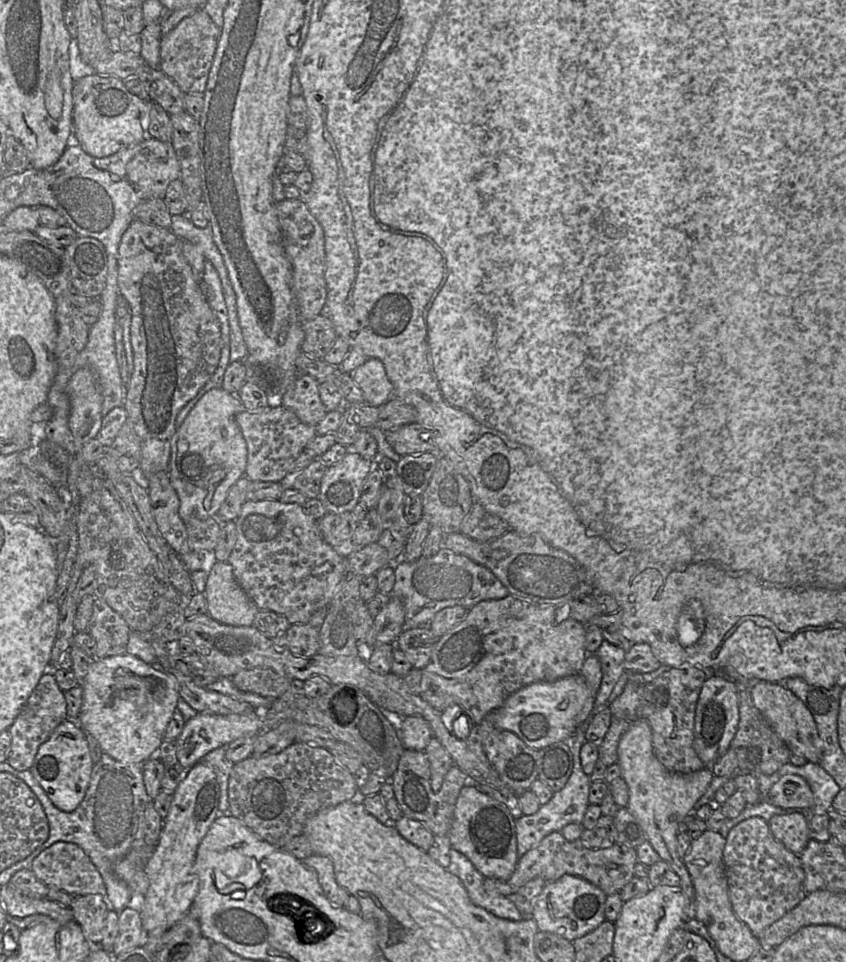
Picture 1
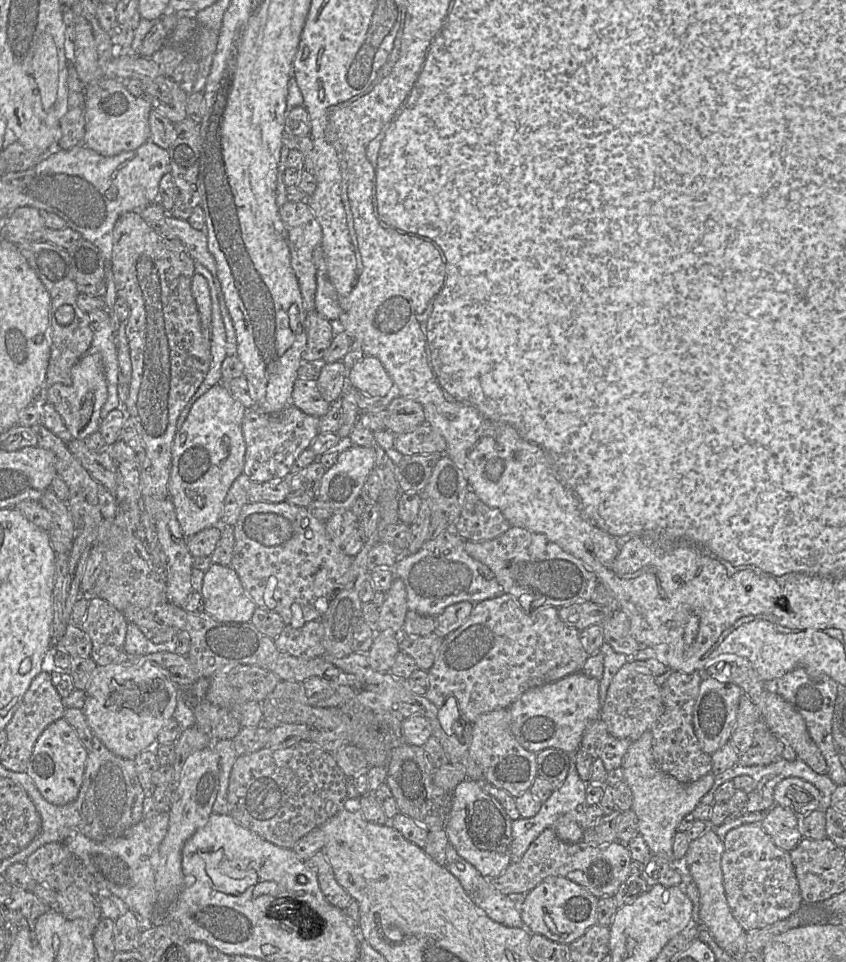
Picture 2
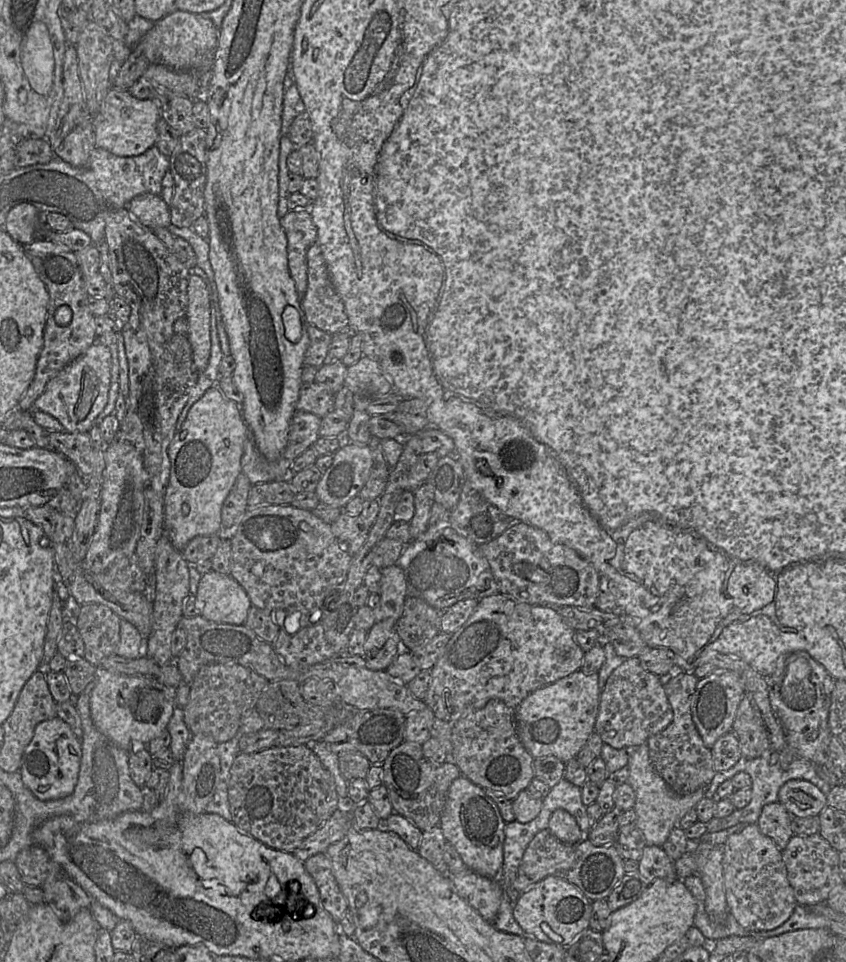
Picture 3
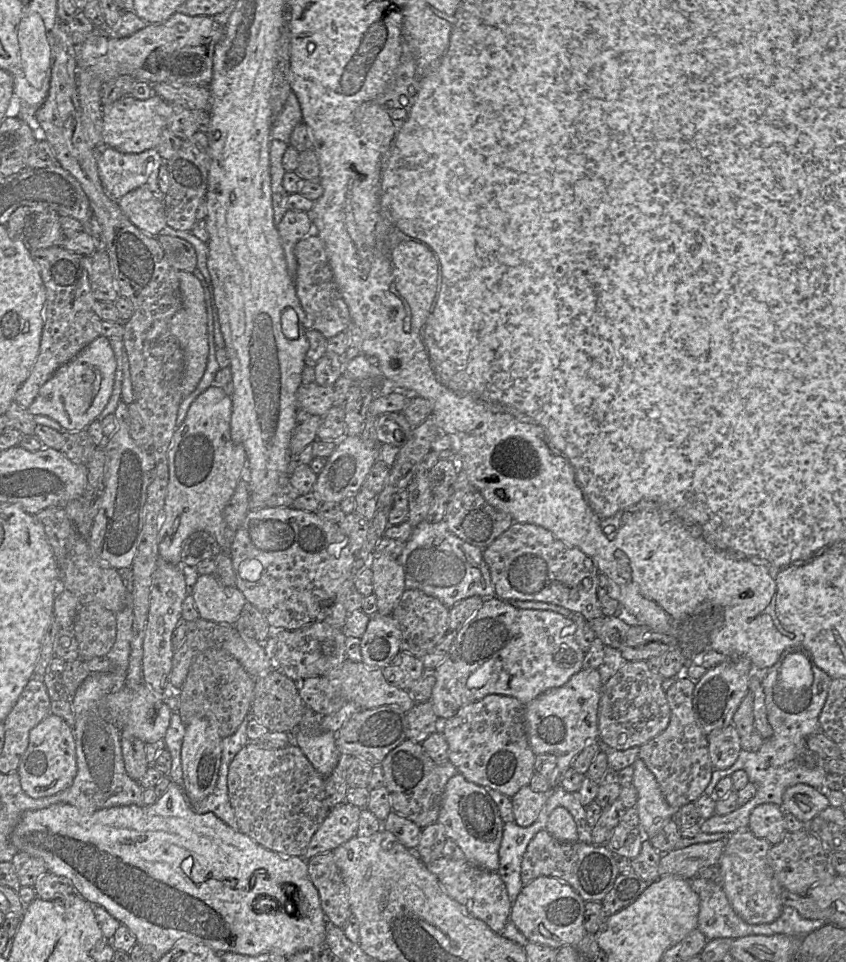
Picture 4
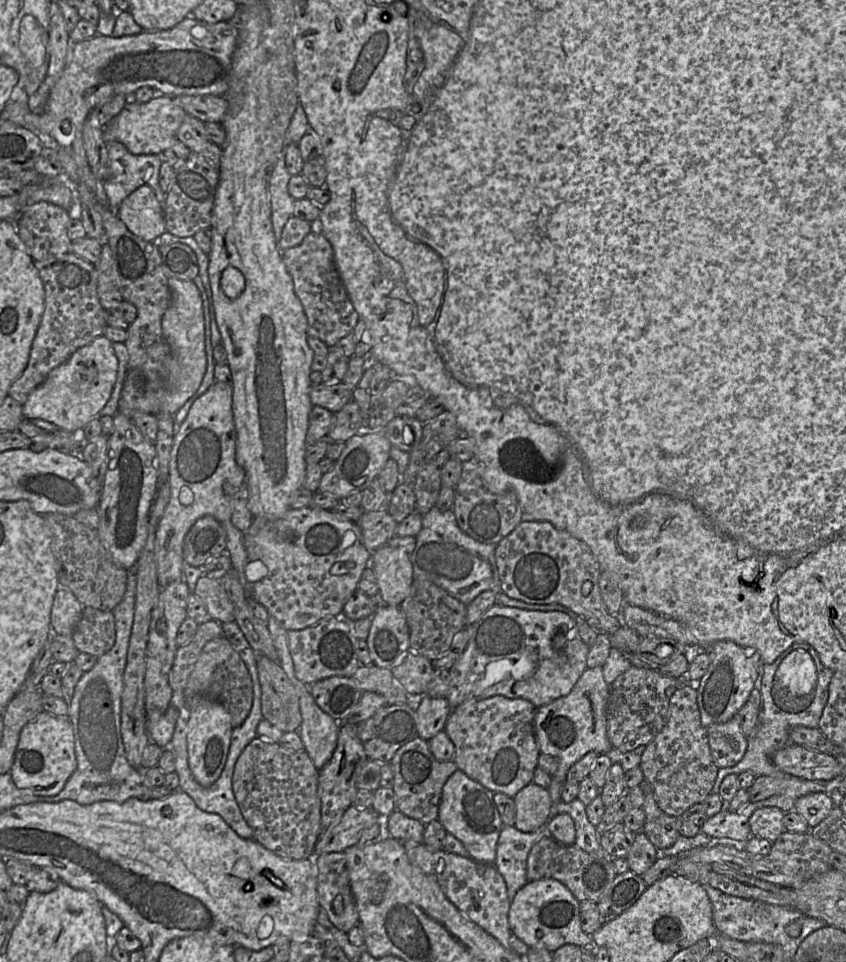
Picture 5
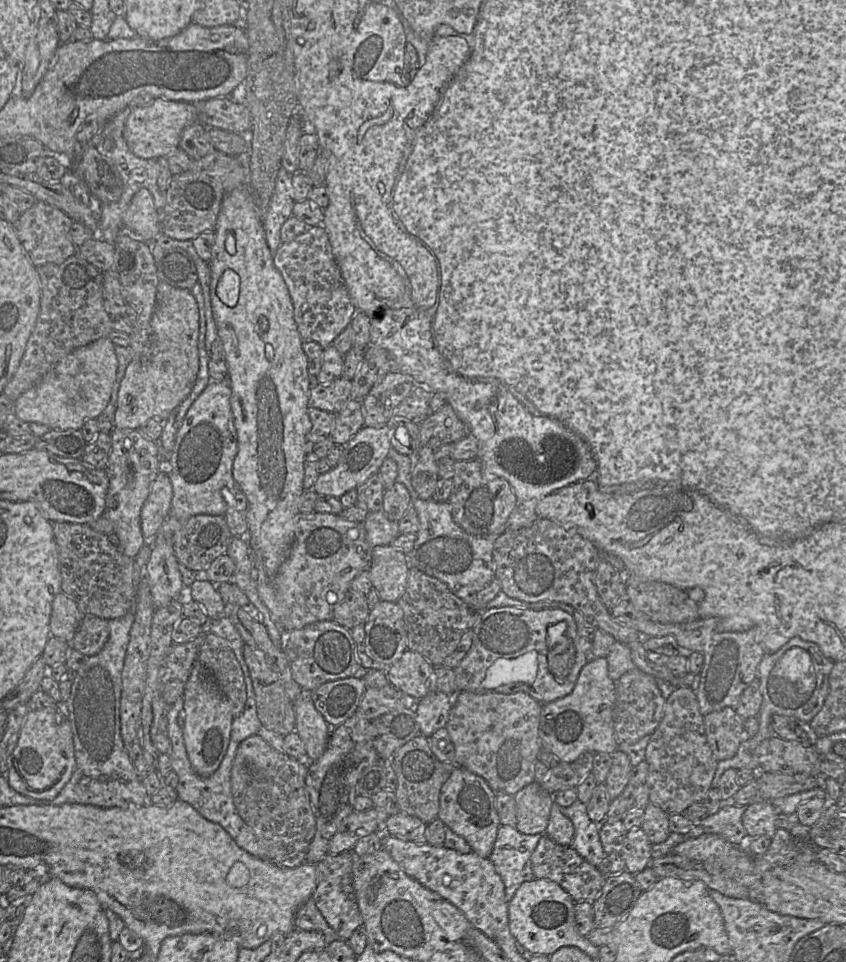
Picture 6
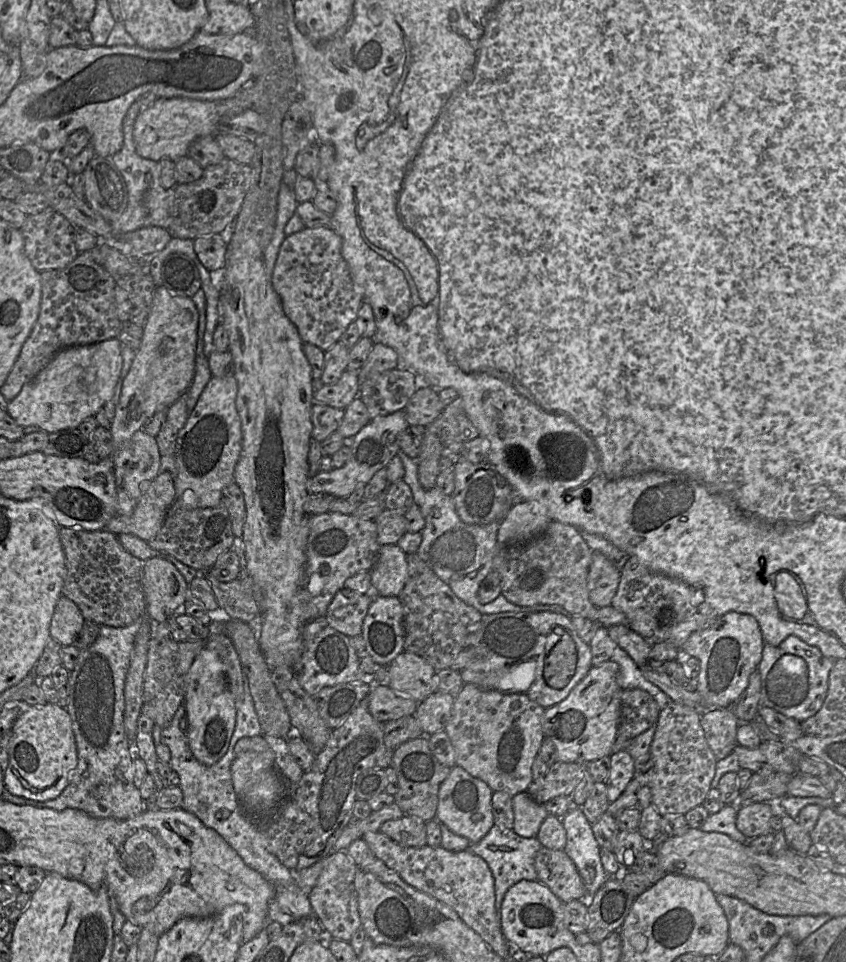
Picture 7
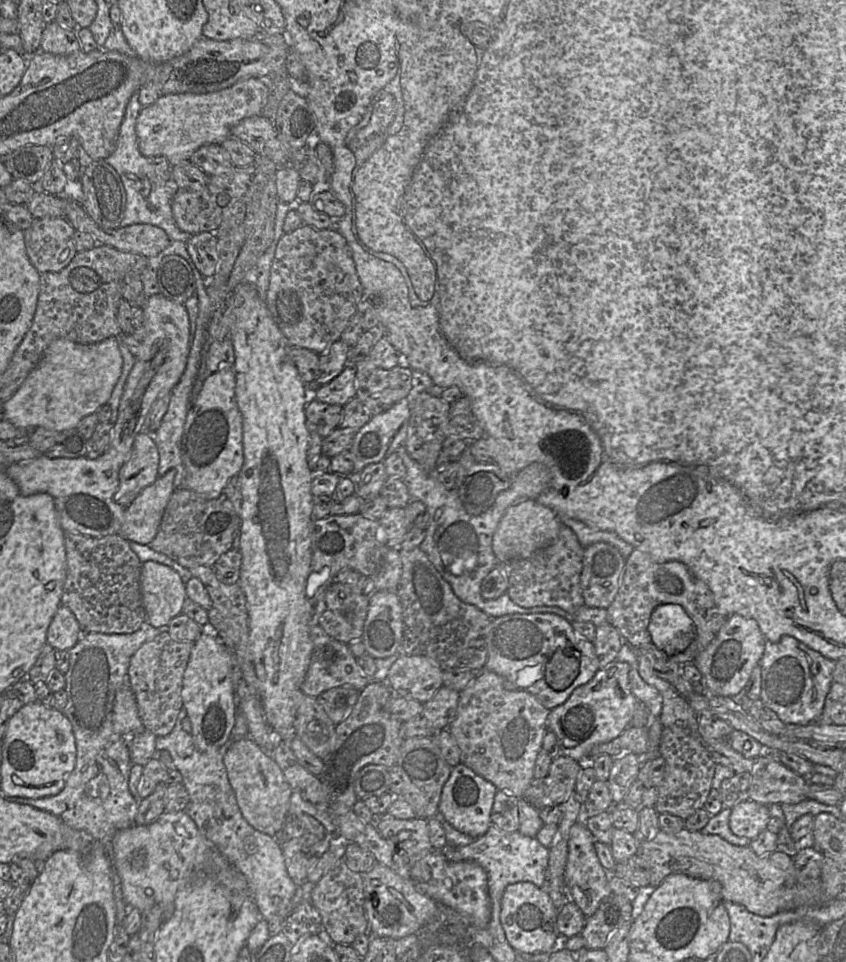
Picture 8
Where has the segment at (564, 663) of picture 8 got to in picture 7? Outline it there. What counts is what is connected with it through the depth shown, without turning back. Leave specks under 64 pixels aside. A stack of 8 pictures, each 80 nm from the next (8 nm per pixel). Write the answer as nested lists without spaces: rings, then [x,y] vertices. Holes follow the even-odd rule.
[[[563,636],[547,654],[544,660],[543,677],[548,686],[563,689],[576,671],[578,654],[570,636]]]

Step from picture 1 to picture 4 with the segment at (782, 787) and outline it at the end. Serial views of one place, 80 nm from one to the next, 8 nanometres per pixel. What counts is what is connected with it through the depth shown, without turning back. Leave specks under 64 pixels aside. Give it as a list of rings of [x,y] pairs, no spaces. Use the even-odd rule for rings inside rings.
[[[803,783],[787,788],[781,805],[785,813],[802,821],[812,821],[829,806],[829,800],[821,790]]]

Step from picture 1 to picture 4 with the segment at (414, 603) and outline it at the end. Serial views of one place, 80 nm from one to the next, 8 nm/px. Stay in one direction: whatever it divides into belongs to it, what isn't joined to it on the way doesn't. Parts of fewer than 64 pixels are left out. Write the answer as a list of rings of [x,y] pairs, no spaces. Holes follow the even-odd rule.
[[[424,520],[419,523],[396,560],[403,567],[407,590],[420,590],[449,609],[471,596],[483,599],[496,597],[490,571],[483,558],[483,549],[456,536],[445,520]]]

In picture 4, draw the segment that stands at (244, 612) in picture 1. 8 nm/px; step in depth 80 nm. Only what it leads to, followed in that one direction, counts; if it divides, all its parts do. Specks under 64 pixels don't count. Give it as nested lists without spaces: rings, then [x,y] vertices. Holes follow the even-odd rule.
[[[200,575],[192,591],[202,619],[234,625],[247,602],[237,587],[222,585],[215,575]]]

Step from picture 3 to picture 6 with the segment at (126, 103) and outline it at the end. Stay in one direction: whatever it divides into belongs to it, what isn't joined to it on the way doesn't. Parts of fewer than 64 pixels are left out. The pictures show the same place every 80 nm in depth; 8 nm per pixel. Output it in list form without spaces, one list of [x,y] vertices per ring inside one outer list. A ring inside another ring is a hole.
[[[156,98],[152,104],[132,108],[123,128],[123,138],[137,157],[158,159],[180,146],[183,129],[195,121],[198,121],[198,114],[194,103]]]

